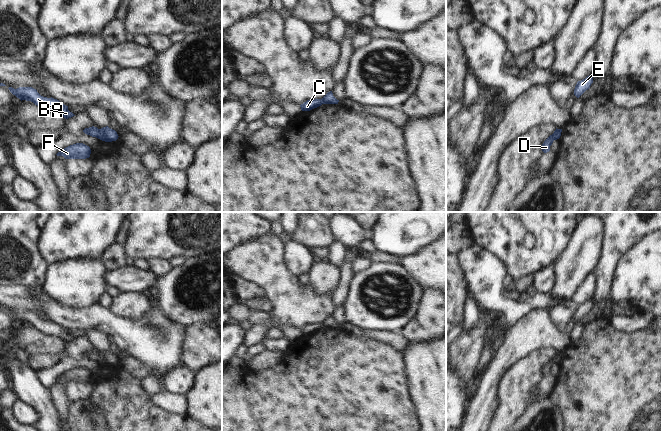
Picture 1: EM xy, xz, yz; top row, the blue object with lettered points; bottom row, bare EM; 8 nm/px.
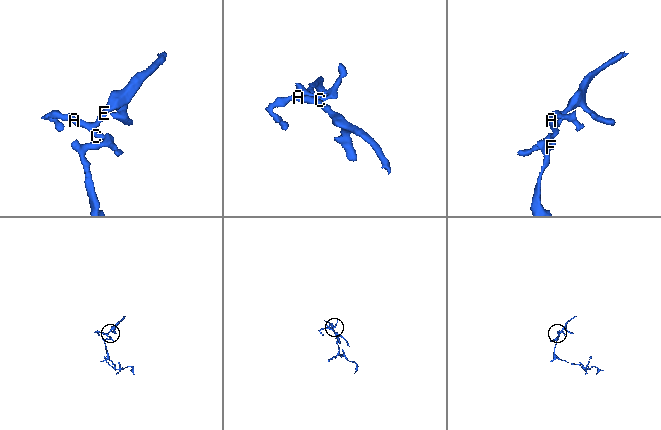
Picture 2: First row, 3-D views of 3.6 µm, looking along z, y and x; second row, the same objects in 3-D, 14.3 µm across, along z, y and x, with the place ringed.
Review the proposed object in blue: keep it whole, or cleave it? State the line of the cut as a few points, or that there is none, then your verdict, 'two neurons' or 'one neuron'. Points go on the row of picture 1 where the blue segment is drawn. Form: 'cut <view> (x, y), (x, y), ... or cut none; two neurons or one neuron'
cut xy (99, 129), (97, 137); two neurons

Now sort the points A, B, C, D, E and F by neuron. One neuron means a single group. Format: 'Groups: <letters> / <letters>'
Groups: A B C E / D F

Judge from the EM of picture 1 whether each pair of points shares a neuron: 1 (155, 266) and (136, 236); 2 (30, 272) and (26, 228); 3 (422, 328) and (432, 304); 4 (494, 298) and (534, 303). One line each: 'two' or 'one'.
1: two
2: one
3: one
4: one

